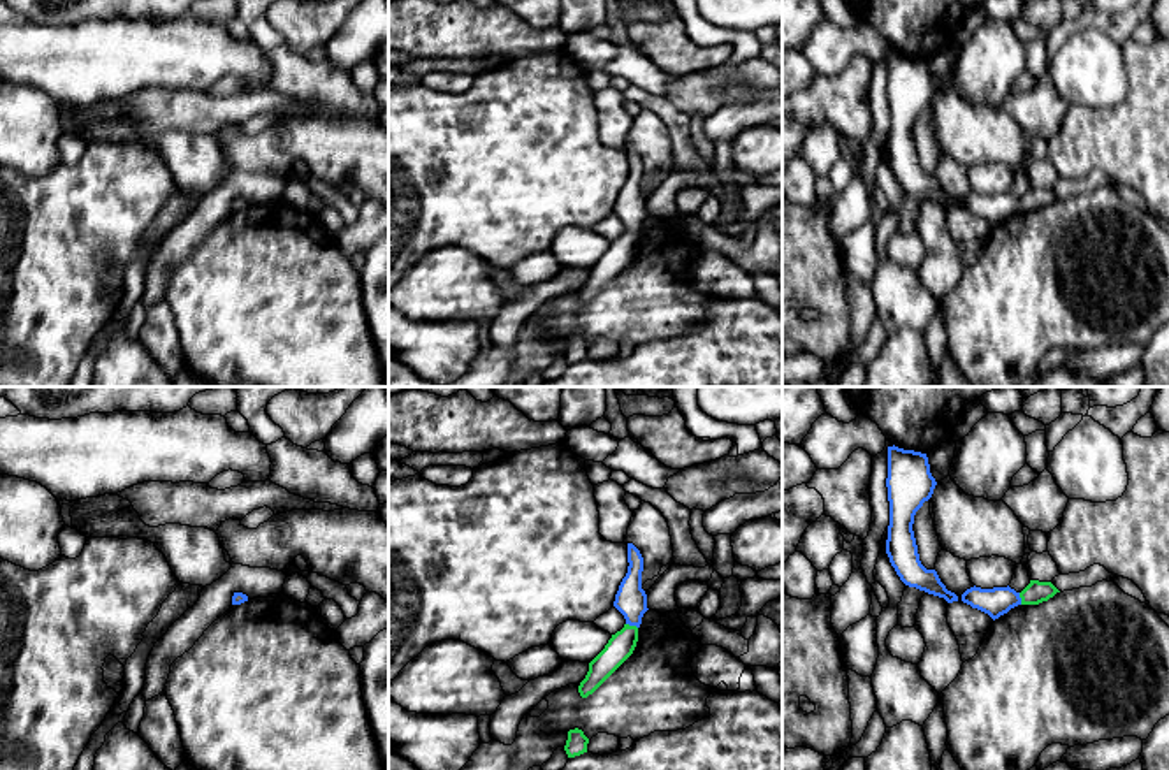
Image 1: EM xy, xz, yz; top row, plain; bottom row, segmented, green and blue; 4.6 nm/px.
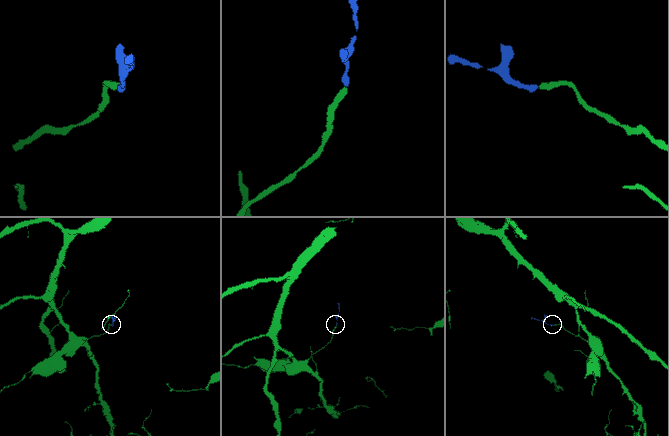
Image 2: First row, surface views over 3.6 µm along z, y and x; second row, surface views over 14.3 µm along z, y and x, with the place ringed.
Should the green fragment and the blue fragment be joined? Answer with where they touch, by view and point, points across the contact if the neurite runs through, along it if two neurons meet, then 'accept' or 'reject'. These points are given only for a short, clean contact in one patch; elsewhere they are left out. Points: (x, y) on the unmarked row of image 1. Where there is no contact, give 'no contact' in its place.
xz (631, 232) | across xz (621, 252), (631, 232), (631, 208) | accept

